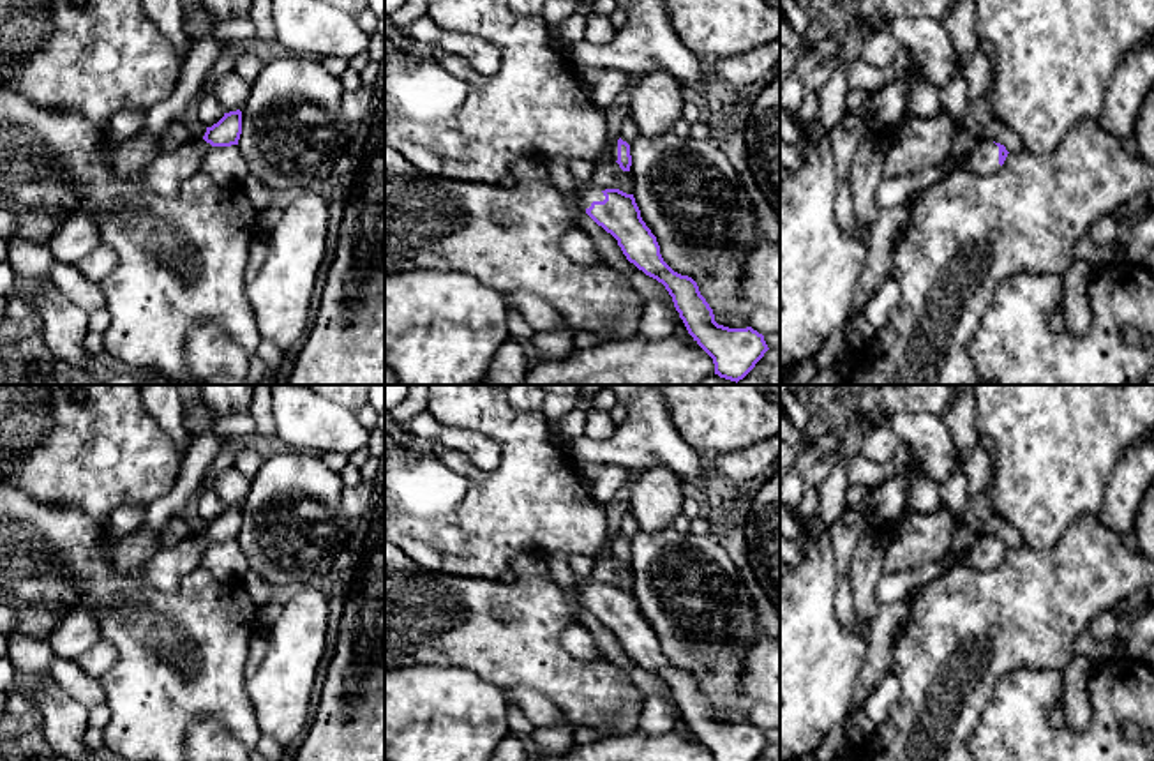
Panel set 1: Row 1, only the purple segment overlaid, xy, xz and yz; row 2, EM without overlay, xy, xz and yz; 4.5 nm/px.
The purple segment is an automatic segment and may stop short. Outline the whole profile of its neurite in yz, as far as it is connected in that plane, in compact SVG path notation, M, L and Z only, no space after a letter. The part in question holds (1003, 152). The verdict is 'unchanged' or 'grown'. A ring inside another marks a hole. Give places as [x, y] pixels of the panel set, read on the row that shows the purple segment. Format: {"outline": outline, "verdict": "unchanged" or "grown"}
{"outline": "M978 138L967 155L965 171L981 177L992 175L1004 164L1008 154L1004 145Z", "verdict": "grown"}

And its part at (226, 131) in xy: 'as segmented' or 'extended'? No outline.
extended

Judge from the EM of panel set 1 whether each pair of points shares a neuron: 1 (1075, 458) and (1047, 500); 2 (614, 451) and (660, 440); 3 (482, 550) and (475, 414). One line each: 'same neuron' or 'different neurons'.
1: same neuron
2: same neuron
3: same neuron

